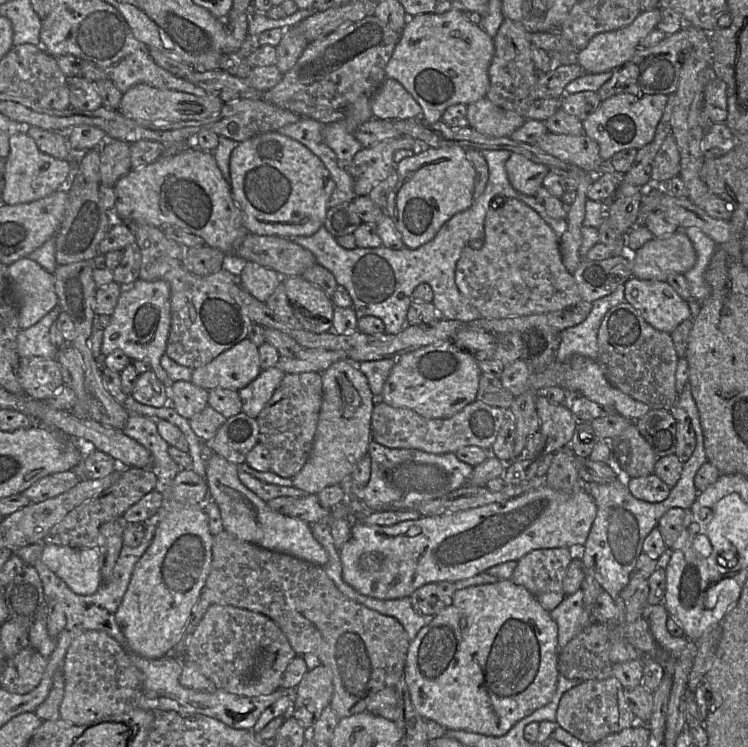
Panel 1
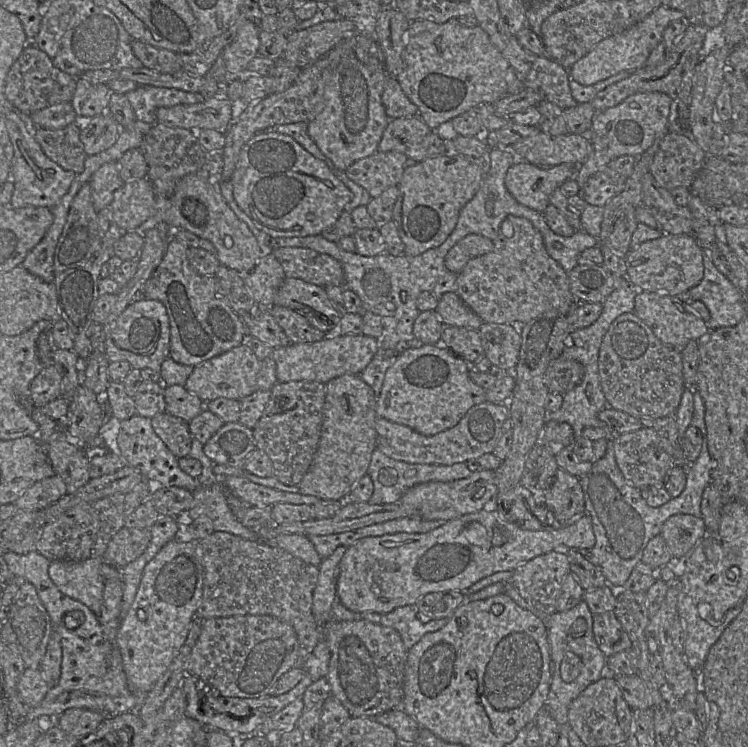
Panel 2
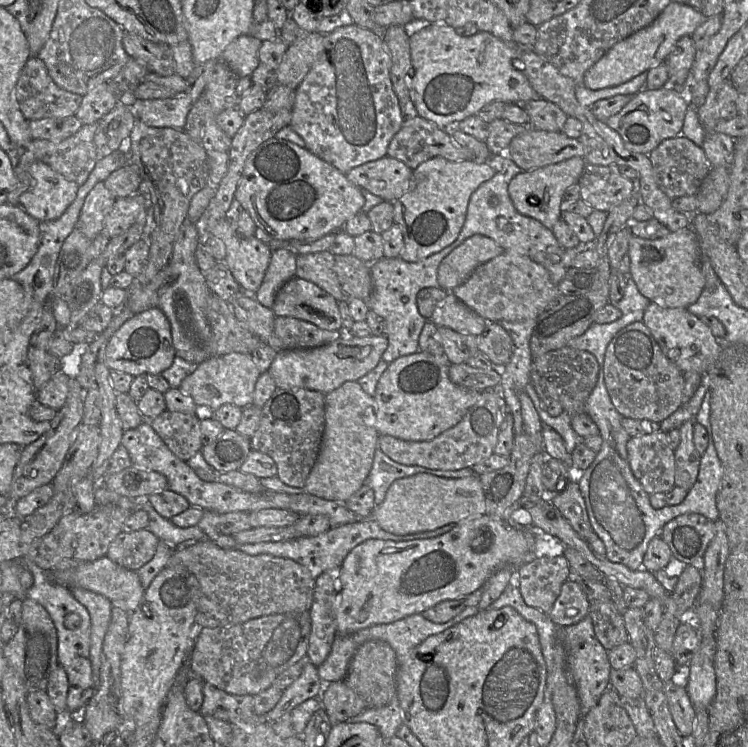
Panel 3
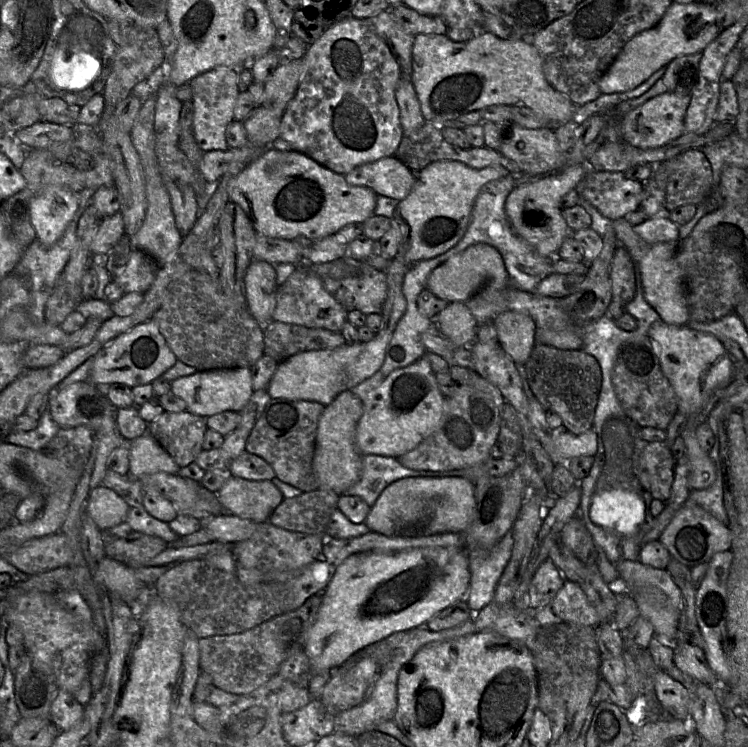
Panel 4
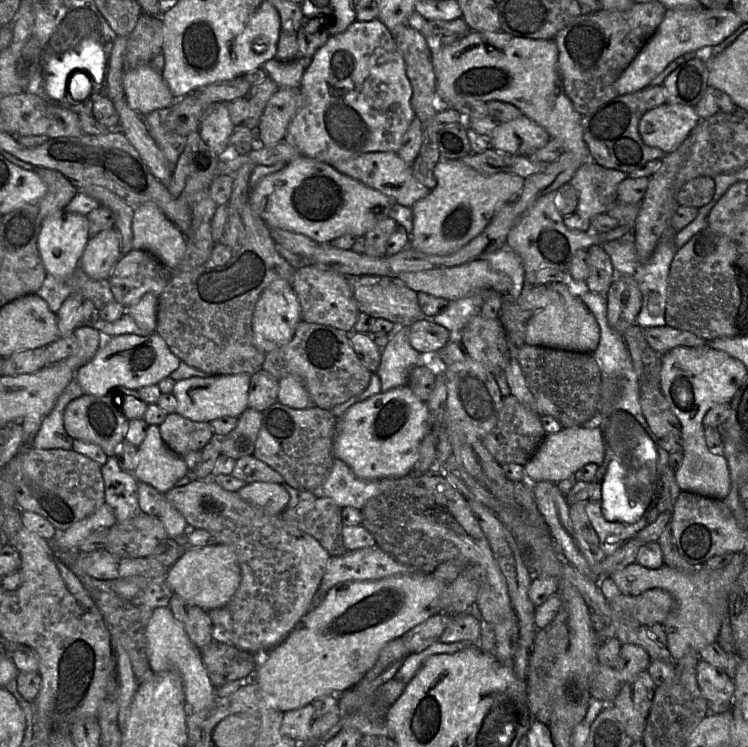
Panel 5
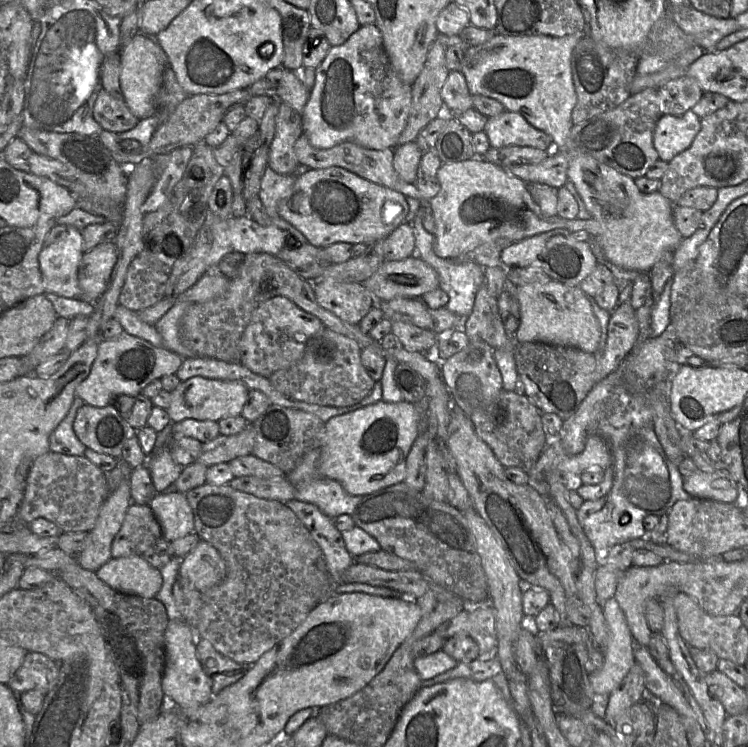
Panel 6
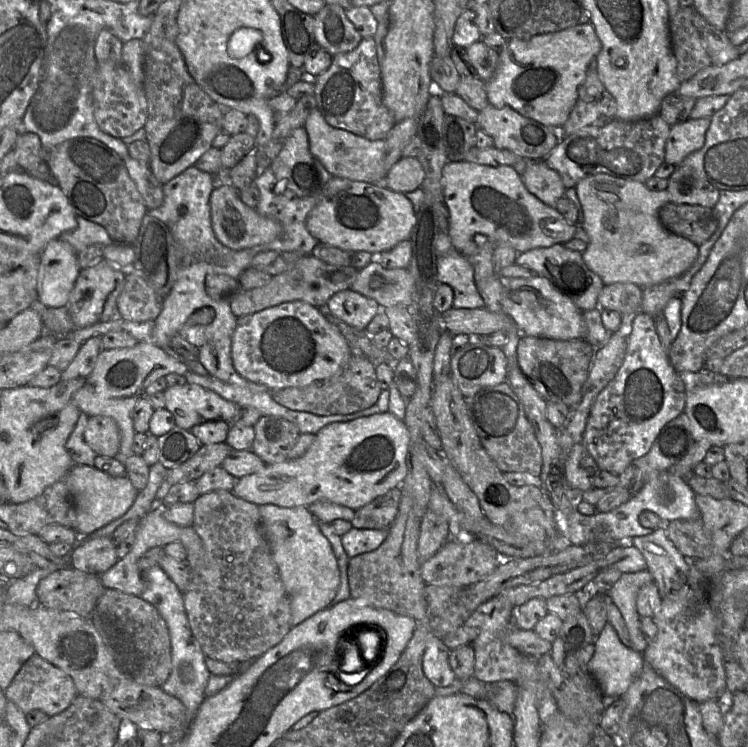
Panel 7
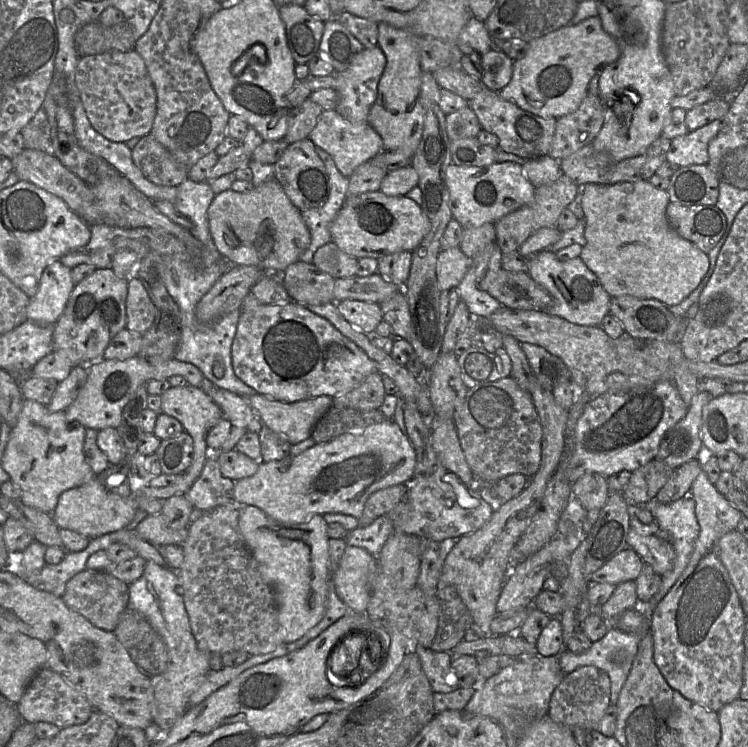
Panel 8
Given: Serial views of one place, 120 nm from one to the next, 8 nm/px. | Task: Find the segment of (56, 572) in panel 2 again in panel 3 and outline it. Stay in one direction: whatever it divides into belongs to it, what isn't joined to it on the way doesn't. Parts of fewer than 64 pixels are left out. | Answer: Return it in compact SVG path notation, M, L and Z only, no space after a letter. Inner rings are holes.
M80 588L70 589L74 598L88 611L90 627L90 661L94 680L94 692L99 684L103 641L111 619L111 602L103 595Z

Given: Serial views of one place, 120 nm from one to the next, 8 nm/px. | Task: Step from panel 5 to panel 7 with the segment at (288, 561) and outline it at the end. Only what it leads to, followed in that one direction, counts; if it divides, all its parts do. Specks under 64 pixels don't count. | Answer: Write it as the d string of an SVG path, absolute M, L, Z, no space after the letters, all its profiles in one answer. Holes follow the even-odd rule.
M224 490L199 495L193 504L192 527L203 542L205 556L199 566L190 569L188 590L183 594L192 632L208 657L223 662L255 660L292 628L290 600L265 537L259 507Z

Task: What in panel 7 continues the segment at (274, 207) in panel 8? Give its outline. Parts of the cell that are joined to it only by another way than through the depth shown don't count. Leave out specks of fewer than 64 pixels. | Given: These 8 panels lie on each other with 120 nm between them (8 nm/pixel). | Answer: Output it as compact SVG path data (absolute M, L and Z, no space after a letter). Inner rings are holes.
M230 184L214 188L210 196L210 216L216 238L226 247L243 250L269 243L282 234L281 225L274 219L262 216L256 210L244 204Z

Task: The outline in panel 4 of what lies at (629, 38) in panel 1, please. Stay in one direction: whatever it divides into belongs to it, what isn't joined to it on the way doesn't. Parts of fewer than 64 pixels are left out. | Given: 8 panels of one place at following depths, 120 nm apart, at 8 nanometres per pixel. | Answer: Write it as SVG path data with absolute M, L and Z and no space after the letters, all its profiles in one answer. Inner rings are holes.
M672 2L655 27L636 34L625 44L609 69L601 77L599 89L602 94L632 90L673 59L702 53L705 47L714 41L722 31L716 24L715 5Z

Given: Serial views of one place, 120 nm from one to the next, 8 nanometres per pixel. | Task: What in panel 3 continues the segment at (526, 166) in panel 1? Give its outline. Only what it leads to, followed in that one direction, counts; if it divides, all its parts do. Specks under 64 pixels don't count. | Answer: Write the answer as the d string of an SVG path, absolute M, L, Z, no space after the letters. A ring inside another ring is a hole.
M572 157L559 163L519 172L508 185L509 196L516 210L540 221L551 230L561 219L564 192L578 182L586 164L583 157Z

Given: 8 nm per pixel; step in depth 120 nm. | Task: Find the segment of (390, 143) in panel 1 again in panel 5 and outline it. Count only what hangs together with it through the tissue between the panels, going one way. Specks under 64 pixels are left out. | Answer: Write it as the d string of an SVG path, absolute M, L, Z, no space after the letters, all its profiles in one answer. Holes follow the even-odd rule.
M370 152L357 155L332 165L340 173L356 179L393 198L397 203L411 208L418 200L426 197L430 189L418 182L412 167L401 159L396 152Z

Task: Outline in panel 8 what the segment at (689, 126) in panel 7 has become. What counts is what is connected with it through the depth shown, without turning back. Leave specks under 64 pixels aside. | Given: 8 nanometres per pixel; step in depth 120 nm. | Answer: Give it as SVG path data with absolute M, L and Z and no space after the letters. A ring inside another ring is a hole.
M714 120L698 129L688 131L671 140L666 160L680 166L707 164L708 145L717 135L721 120Z

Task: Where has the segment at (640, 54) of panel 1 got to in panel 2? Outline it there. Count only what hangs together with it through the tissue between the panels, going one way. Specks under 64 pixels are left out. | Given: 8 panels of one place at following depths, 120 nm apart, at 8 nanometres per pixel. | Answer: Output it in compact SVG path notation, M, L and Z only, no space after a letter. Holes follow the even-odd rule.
M689 25L683 35L678 38L671 49L665 49L664 59L655 66L645 65L636 69L632 74L598 92L591 104L596 112L617 106L626 98L637 93L663 92L674 100L679 93L684 66L690 60L701 59L705 52L705 40L708 28L699 25Z

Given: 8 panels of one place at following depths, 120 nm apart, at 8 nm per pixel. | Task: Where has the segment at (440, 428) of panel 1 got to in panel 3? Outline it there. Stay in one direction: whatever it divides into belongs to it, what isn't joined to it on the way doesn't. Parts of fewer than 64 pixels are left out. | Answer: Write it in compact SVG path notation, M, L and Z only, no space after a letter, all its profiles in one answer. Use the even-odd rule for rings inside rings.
M483 391L480 398L454 427L428 441L406 441L389 435L380 435L378 448L396 463L422 466L435 470L460 470L473 467L494 453L498 435L508 411L498 391Z

